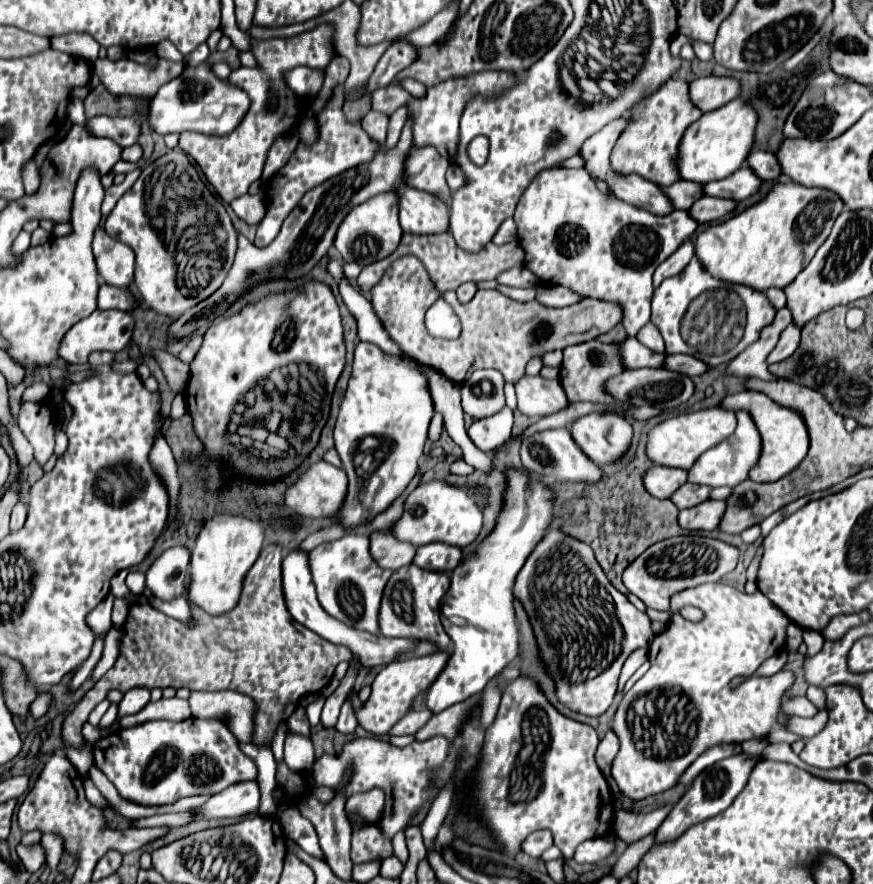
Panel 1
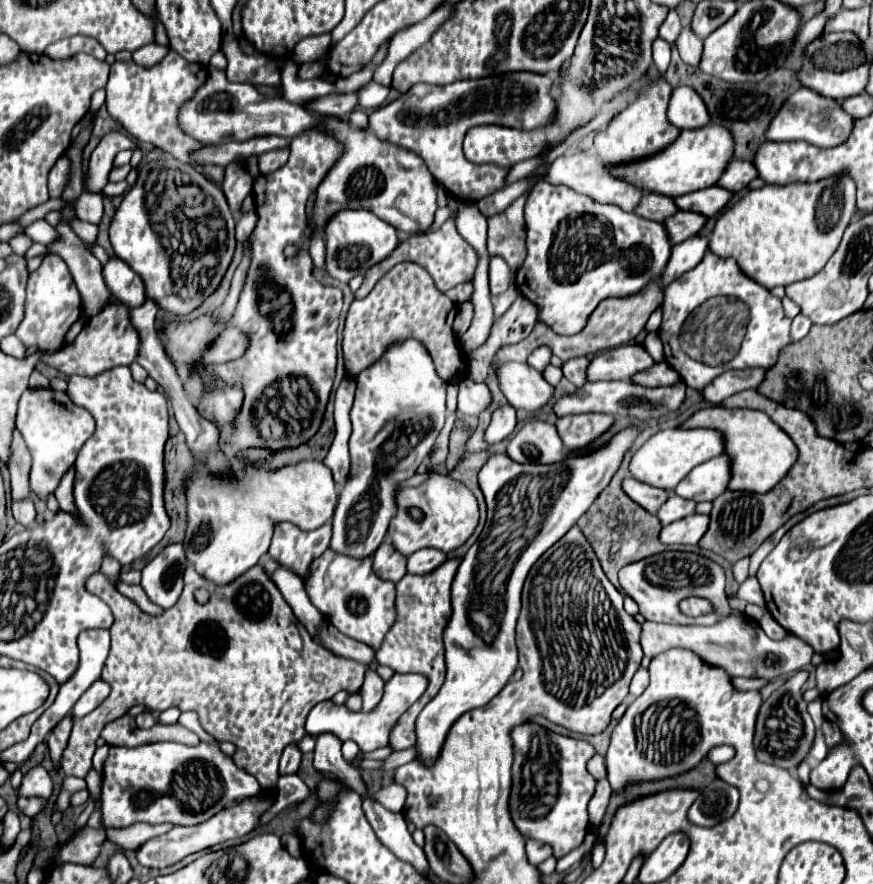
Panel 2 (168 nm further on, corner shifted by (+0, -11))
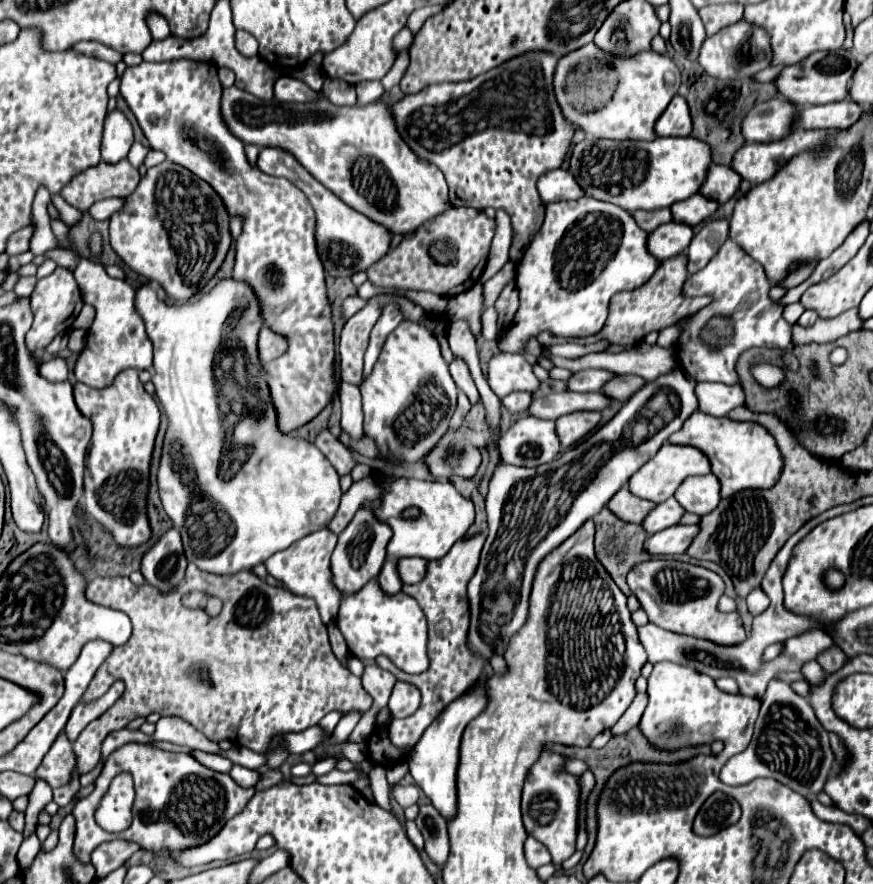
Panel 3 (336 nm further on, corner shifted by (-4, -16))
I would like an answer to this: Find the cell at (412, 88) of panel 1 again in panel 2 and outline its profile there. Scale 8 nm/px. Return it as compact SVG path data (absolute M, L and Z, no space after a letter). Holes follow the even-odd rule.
M369 81L365 83L363 87L357 89L357 95L359 95L359 107L371 107L371 109L377 109L383 105L385 97L387 97L387 91L389 87L383 87L375 81Z

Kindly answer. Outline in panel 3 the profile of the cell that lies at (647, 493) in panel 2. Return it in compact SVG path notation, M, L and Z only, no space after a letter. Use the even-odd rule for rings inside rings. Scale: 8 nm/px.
M623 486L611 500L609 500L609 510L619 516L621 520L627 520L627 522L637 522L641 524L647 516L647 512L651 512L651 508L655 508L653 502L649 500L643 500L643 498L637 498L635 494L629 492L627 486Z

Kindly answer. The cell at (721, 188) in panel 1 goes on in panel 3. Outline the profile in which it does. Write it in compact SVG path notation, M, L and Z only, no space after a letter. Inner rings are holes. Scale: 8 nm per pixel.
M695 194L687 200L681 200L679 204L673 204L671 212L673 212L675 222L697 226L705 222L709 216L713 216L717 208L719 208L719 202L707 200L703 194Z

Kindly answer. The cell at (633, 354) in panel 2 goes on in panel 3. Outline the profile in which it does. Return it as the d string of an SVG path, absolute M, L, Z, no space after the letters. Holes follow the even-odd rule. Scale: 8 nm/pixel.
M583 370L583 372L575 372L567 384L569 384L569 390L573 392L599 392L599 388L607 384L611 376L613 374L605 370Z

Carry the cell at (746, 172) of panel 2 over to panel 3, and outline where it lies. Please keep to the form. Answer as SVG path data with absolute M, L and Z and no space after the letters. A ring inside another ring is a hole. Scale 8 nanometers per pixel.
M715 164L709 168L707 180L699 192L705 198L711 198L711 200L717 200L723 204L735 196L735 192L739 190L739 184L741 184L741 176L731 166L719 168L719 164Z

